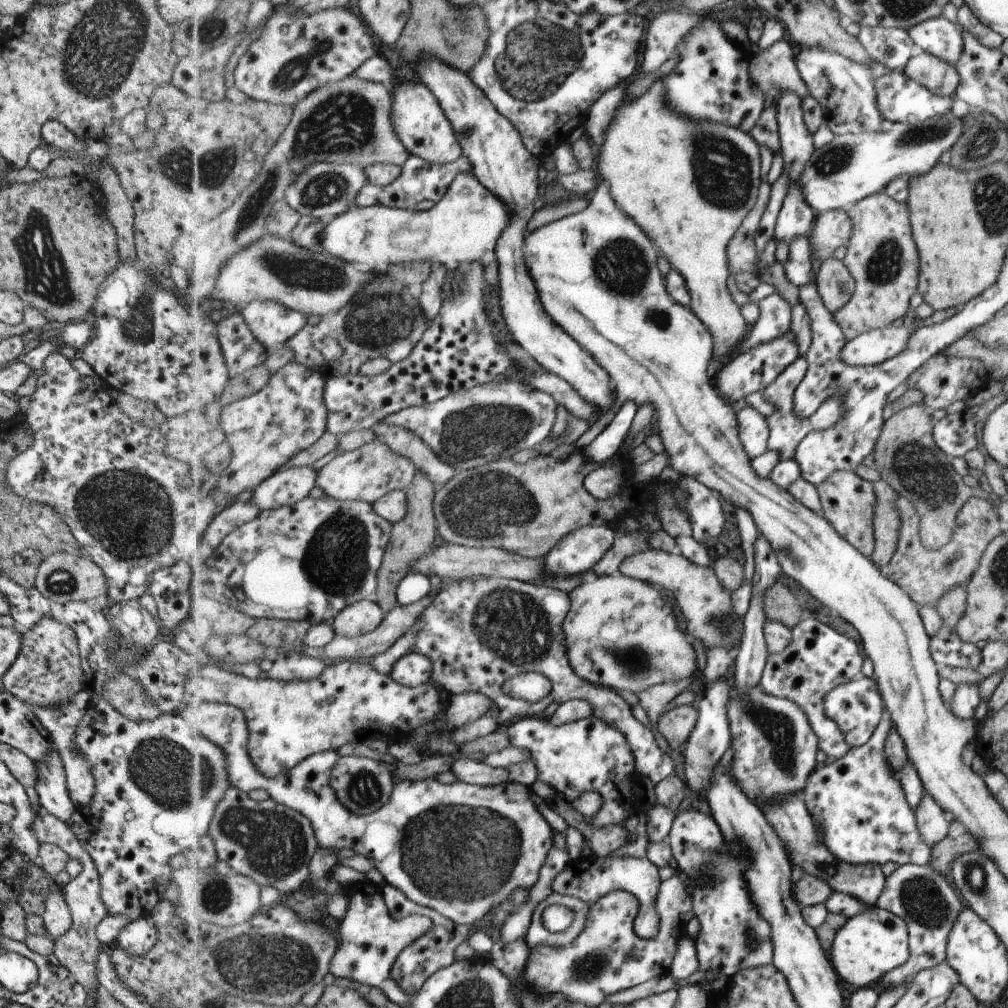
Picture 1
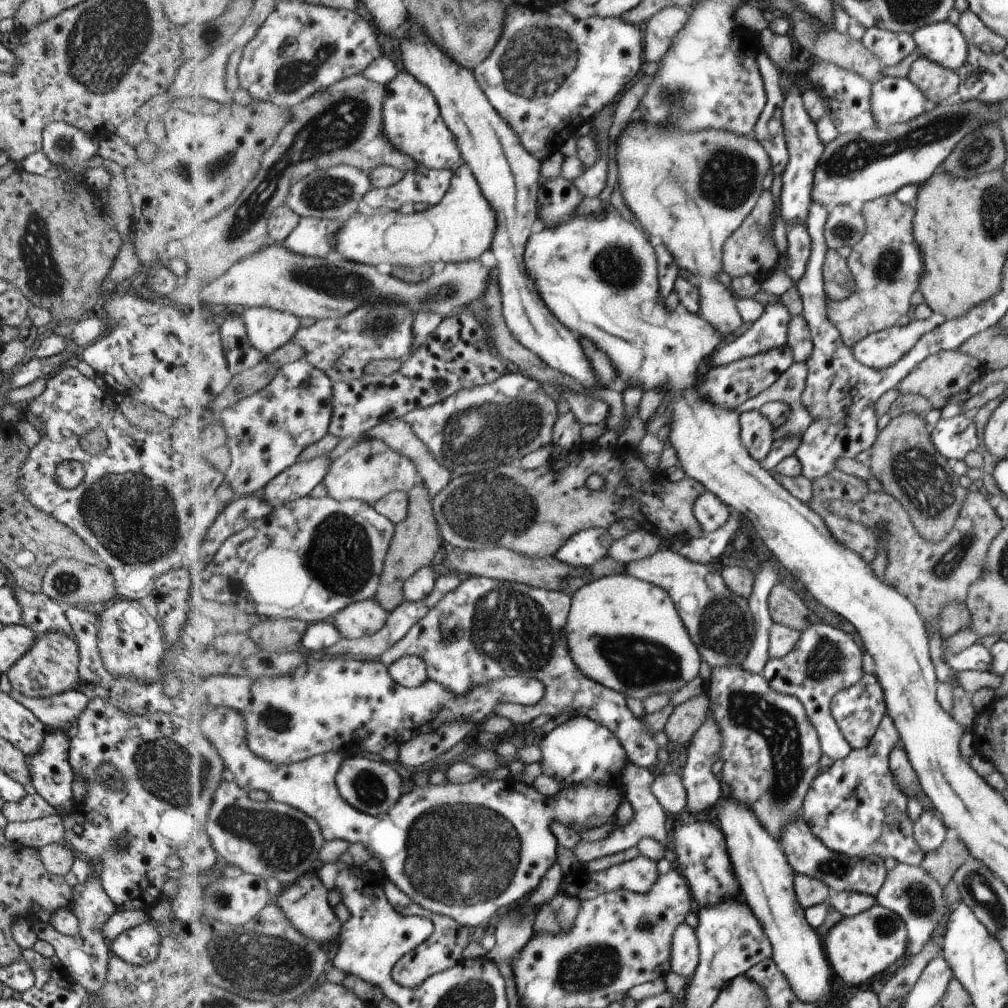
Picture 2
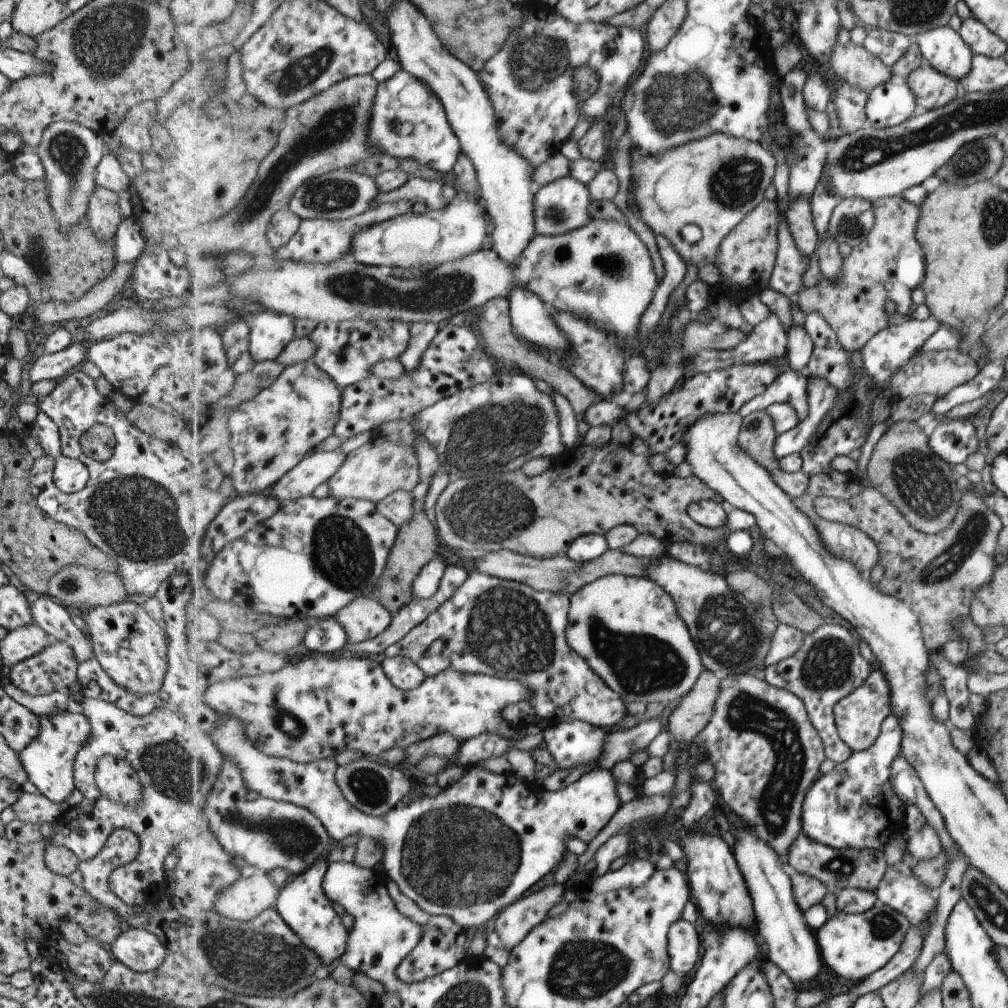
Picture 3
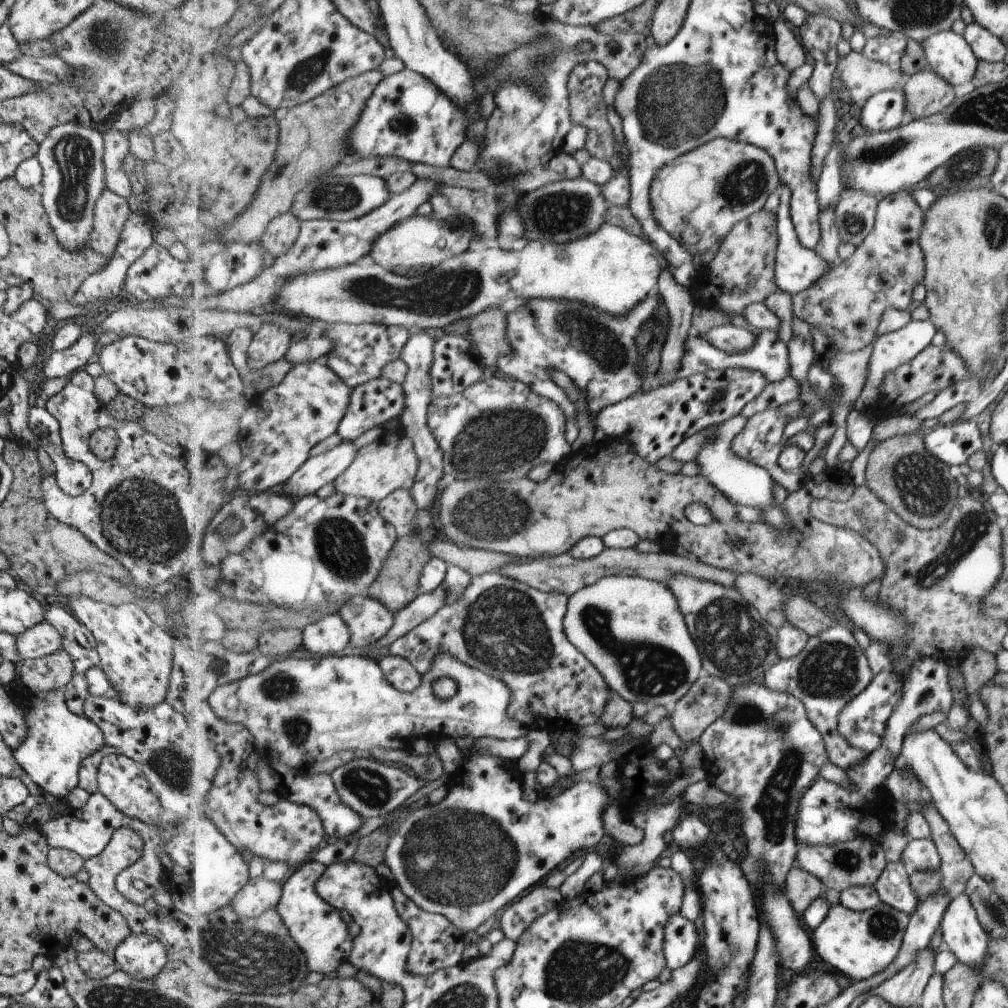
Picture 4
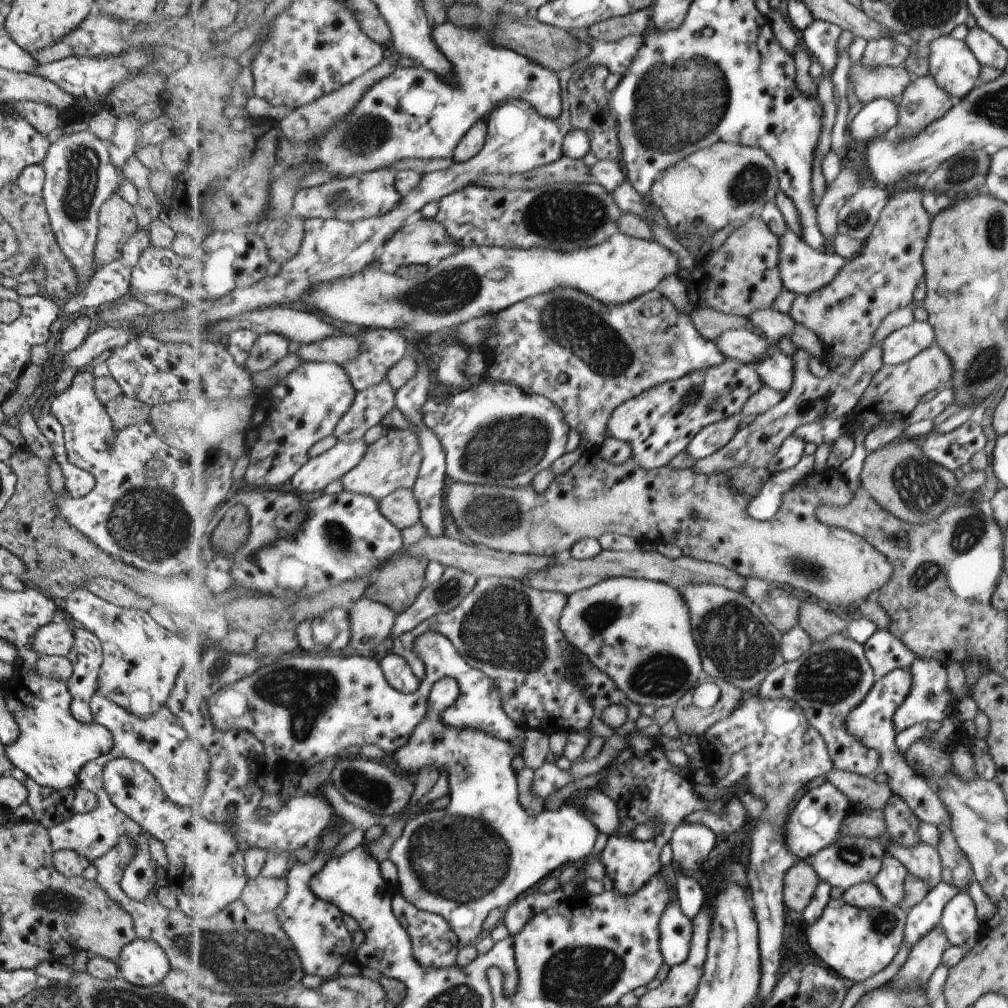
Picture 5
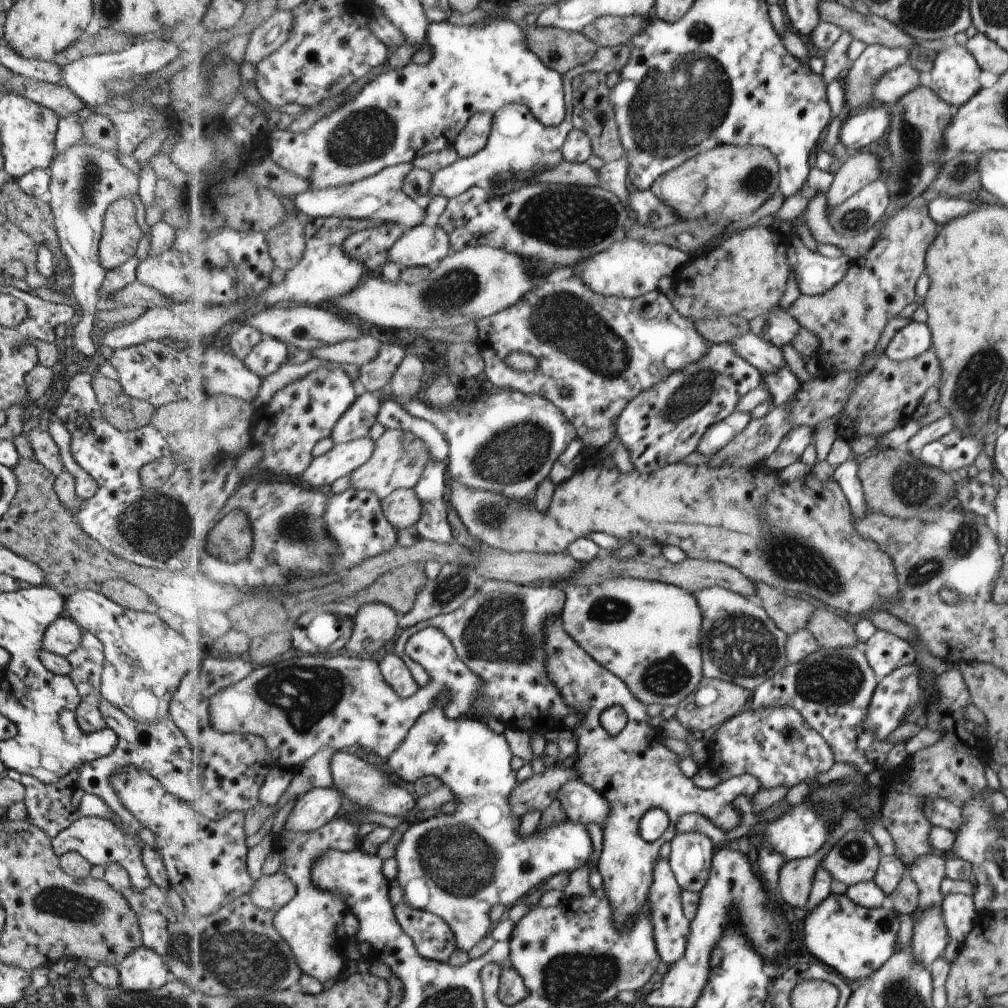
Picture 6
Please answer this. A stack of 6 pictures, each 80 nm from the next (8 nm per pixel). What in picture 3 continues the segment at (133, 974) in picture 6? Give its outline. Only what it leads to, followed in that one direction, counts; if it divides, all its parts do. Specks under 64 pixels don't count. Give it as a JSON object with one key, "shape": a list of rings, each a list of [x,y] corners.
{"shape":[[[124,928],[107,948],[112,961],[136,973],[150,973],[169,957],[159,939],[141,928]]]}

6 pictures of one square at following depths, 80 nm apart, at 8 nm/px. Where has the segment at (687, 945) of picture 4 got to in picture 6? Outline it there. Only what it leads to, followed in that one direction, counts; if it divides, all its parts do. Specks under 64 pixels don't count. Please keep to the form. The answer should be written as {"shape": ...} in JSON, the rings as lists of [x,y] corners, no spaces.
{"shape":[[[659,857],[654,868],[649,901],[653,906],[654,935],[658,944],[658,951],[662,960],[669,966],[684,955],[688,945],[690,920],[684,913],[682,891],[683,888],[681,888],[673,872],[670,859],[665,860],[665,858]]]}

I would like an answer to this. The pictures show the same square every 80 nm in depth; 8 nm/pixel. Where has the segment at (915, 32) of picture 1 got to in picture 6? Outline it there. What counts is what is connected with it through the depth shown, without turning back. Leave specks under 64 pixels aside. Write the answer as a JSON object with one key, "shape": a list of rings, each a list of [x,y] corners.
{"shape":[[[953,41],[937,52],[927,87],[951,106],[965,105],[979,90],[979,66],[973,55]]]}

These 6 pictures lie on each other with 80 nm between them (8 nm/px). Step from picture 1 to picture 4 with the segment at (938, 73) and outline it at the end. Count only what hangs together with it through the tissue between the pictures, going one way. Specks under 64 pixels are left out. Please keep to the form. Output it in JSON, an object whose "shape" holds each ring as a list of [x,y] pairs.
{"shape":[[[925,68],[909,75],[902,84],[903,94],[907,98],[906,119],[922,119],[946,109],[953,102],[951,85],[939,74]]]}

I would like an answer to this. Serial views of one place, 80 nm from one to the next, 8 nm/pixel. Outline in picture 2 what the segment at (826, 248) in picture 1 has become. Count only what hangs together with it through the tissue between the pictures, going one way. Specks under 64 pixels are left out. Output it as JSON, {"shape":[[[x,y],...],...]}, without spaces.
{"shape":[[[837,205],[830,211],[825,227],[828,246],[832,249],[856,243],[864,235],[864,216],[849,205]]]}

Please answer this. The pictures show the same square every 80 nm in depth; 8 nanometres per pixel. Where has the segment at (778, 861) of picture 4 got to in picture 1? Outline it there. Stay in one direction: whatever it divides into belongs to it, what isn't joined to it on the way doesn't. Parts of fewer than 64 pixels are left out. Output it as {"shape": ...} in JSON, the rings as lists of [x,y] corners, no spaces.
{"shape":[[[725,647],[707,652],[705,682],[716,683],[724,679],[730,687],[727,714],[732,732],[730,748],[733,752],[729,771],[732,778],[756,805],[771,805],[795,797],[806,789],[810,776],[817,770],[815,766],[819,766],[819,737],[803,707],[793,699],[769,694],[760,684],[743,695],[736,679],[738,666],[735,656]]]}

